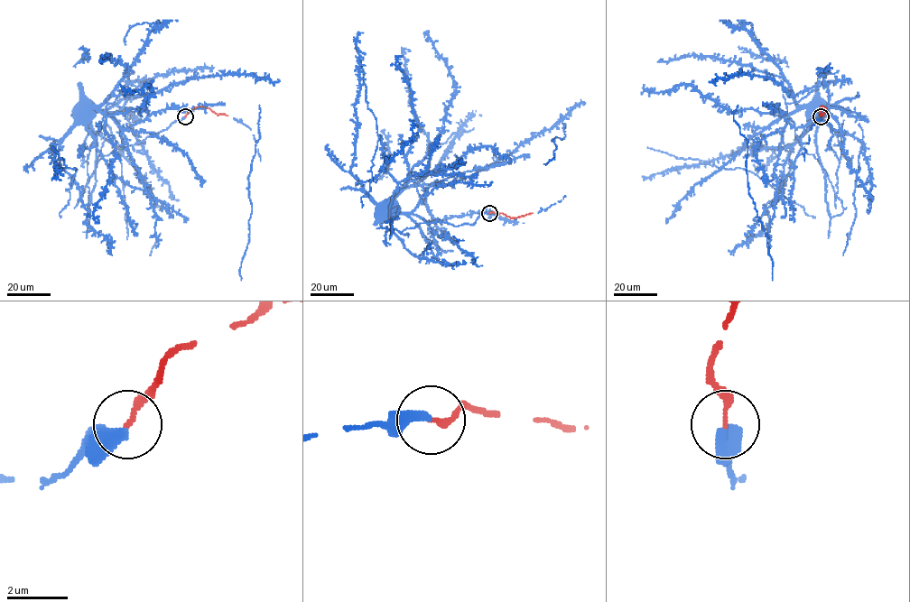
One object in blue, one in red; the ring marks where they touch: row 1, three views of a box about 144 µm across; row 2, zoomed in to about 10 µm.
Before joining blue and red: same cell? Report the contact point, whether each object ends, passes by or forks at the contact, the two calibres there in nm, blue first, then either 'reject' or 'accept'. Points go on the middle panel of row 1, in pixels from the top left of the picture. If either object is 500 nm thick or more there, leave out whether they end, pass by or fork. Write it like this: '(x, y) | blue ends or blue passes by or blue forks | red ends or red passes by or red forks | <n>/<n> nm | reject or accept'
(489, 213) | blue ends | red ends | 400/180 nm | accept

